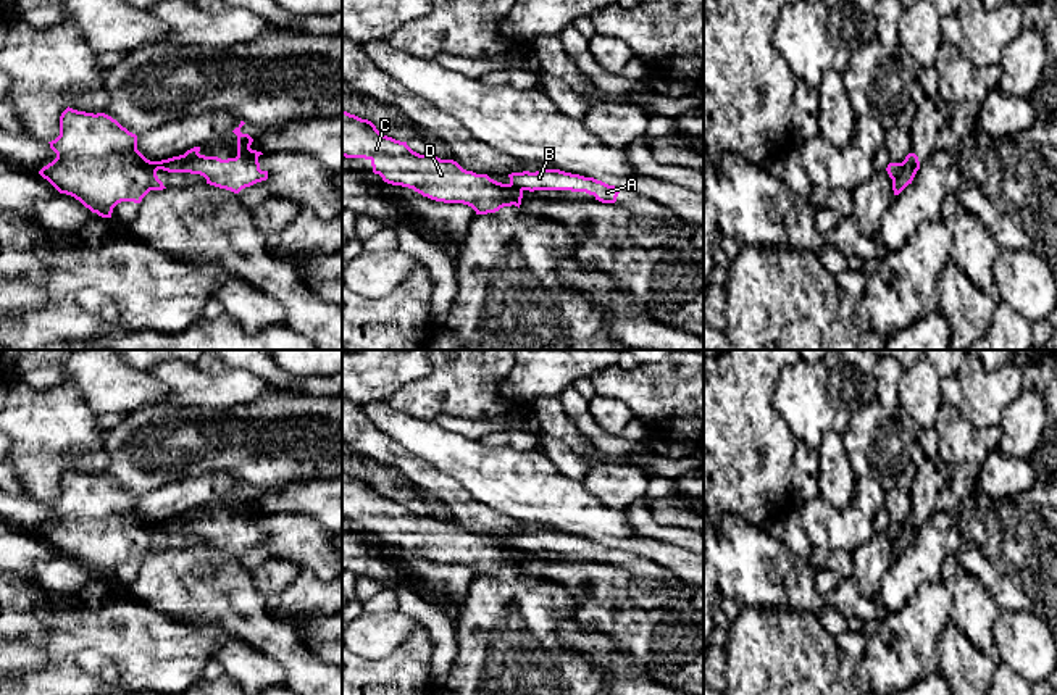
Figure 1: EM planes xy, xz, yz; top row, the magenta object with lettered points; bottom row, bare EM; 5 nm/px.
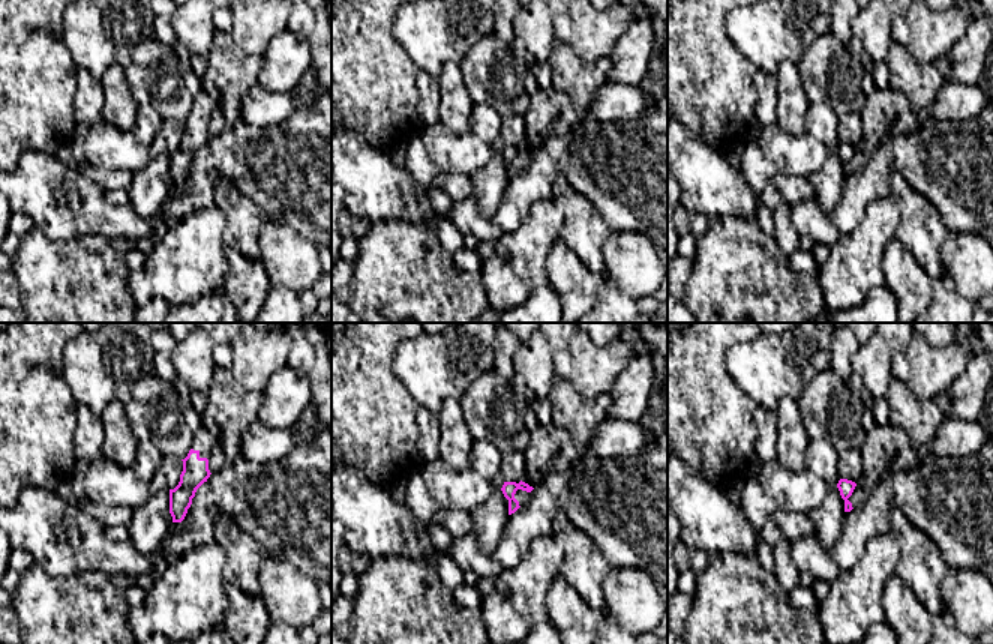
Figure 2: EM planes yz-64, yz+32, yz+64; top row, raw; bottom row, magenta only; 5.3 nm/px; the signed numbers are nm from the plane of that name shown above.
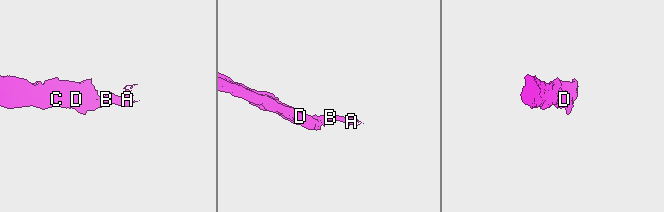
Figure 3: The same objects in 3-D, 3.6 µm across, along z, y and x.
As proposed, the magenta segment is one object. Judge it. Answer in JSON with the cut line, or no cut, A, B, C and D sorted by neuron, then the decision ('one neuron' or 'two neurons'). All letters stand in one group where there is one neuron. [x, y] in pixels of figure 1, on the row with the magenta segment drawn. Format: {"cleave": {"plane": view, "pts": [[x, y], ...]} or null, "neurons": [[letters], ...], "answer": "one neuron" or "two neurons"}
{"cleave": {"plane": "yz", "pts": [[902, 163], [902, 168], [893, 179]]}, "neurons": [["A", "B"], ["C", "D"]], "answer": "two neurons"}

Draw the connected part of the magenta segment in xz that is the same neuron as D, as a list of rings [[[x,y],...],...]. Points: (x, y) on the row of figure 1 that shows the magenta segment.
[[[342,110],[342,156],[371,161],[384,182],[413,189],[436,202],[463,203],[476,214],[521,205],[523,190],[463,169],[453,160],[413,152],[407,142],[381,134],[376,126]]]

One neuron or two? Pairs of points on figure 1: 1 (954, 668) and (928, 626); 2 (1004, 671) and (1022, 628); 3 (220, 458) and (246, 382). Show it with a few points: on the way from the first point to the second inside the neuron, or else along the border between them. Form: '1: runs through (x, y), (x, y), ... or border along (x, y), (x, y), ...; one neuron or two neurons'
1: border along (949, 623), (938, 644), (940, 671); two neurons
2: border along (999, 661), (1023, 678); two neurons
3: border along (273, 391), (231, 407), (204, 407); two neurons

